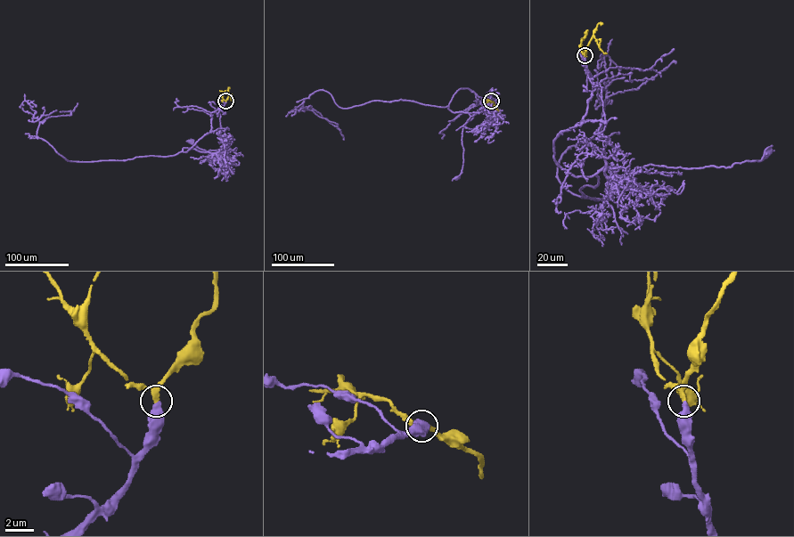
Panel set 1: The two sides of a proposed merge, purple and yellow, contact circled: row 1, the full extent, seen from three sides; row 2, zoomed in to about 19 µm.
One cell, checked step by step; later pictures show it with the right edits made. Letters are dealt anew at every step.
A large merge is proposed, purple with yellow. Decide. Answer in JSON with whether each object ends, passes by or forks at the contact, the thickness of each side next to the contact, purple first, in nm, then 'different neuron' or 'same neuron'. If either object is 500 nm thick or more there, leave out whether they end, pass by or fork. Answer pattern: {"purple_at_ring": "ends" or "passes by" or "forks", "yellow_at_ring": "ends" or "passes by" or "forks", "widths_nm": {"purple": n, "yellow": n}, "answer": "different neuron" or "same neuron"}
{"widths_nm": {"purple": 550, "yellow": 280}, "answer": "same neuron"}

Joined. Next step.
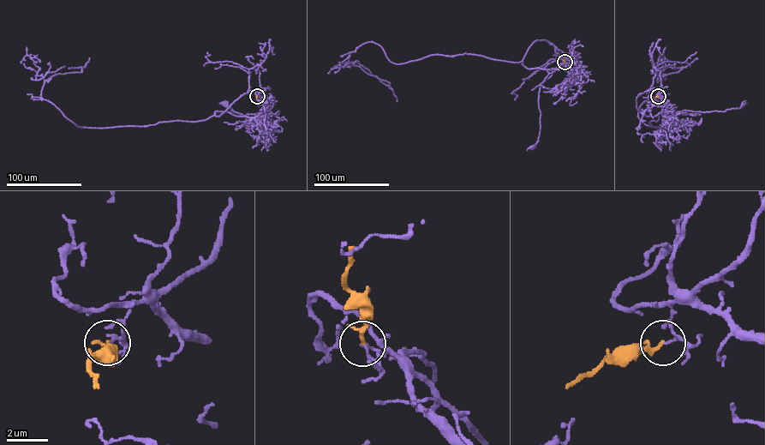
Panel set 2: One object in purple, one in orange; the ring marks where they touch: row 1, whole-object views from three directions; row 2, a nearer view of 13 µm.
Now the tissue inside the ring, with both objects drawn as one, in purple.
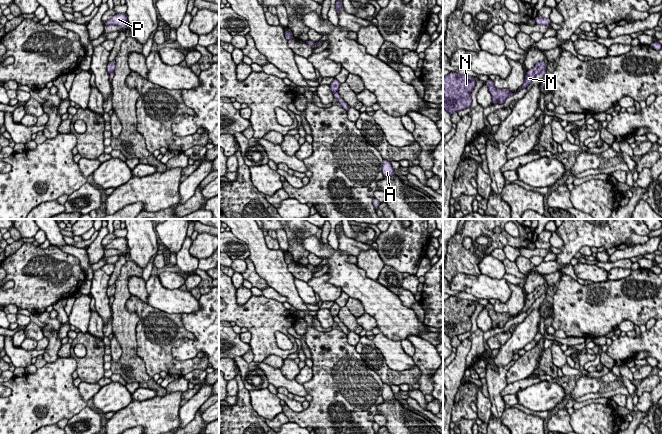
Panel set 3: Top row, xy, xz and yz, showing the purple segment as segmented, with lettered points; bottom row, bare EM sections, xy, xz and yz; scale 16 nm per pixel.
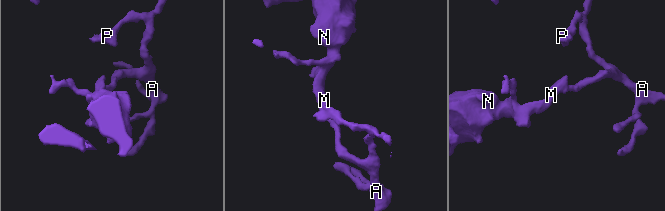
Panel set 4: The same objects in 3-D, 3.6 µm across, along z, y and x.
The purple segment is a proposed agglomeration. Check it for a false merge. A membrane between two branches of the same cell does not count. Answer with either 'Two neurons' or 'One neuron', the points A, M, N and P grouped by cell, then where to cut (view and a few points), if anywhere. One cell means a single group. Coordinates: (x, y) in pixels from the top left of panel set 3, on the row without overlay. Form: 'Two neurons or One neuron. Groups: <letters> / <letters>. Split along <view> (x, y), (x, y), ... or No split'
Two neurons. Groups: A P / M N. Split along xz (337, 315), (333, 318)

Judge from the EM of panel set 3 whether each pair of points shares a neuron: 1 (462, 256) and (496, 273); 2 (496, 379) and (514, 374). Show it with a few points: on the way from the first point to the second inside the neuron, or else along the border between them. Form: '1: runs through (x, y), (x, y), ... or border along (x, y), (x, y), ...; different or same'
1: border along (479, 258), (478, 265), (481, 273); different
2: border along (508, 371), (506, 374), (507, 383); different

